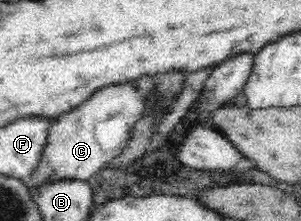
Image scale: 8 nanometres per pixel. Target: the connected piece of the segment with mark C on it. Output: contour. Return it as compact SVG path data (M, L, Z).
M148 75L134 80L100 89L76 109L52 119L38 169L25 180L32 198L36 189L44 187L48 181L87 181L124 151L135 123L143 116L146 100L156 92L155 77Z

